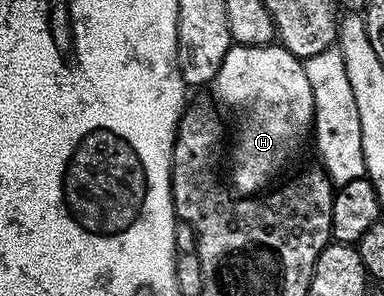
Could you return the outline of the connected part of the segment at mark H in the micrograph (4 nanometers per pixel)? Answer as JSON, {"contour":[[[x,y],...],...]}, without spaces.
{"contour":[[[233,45],[212,80],[210,90],[216,94],[217,101],[226,110],[232,111],[233,117],[236,118],[236,144],[232,147],[232,183],[236,186],[235,194],[240,197],[255,196],[269,186],[267,183],[287,165],[288,158],[299,149],[300,142],[307,135],[309,138],[313,130],[314,97],[310,81],[306,81],[303,62],[279,45]]]}

